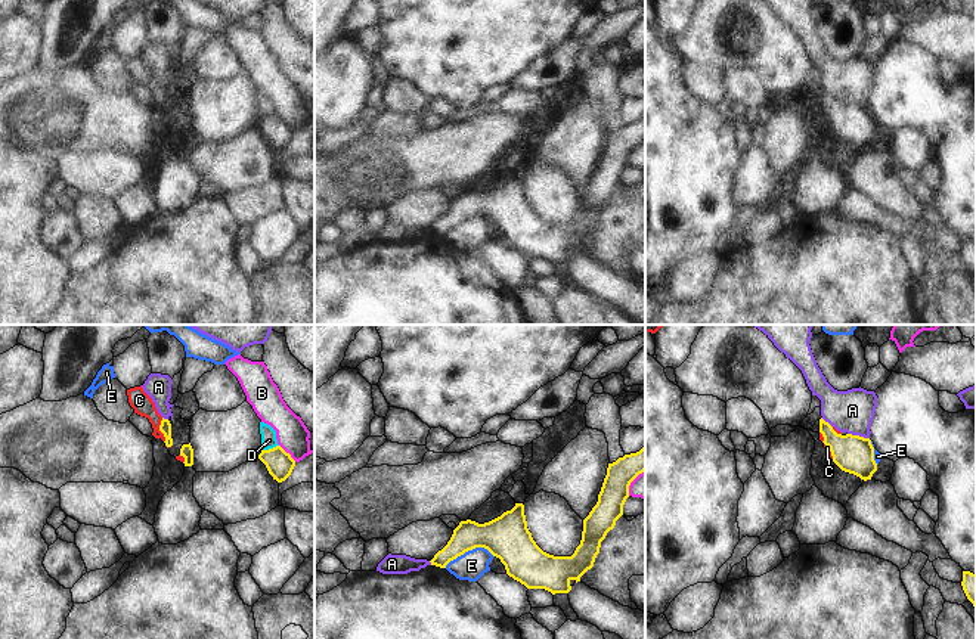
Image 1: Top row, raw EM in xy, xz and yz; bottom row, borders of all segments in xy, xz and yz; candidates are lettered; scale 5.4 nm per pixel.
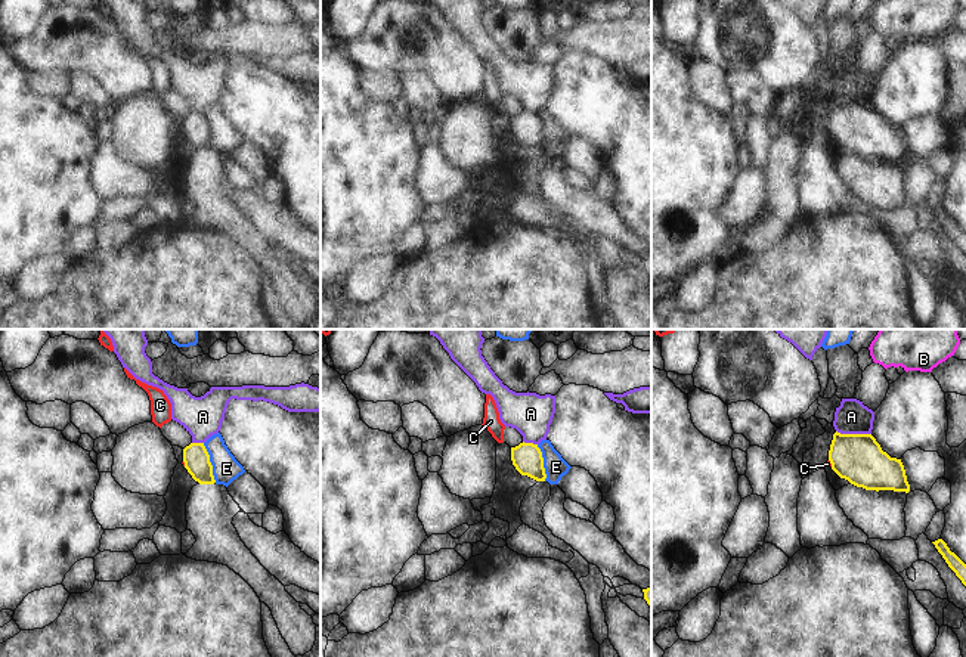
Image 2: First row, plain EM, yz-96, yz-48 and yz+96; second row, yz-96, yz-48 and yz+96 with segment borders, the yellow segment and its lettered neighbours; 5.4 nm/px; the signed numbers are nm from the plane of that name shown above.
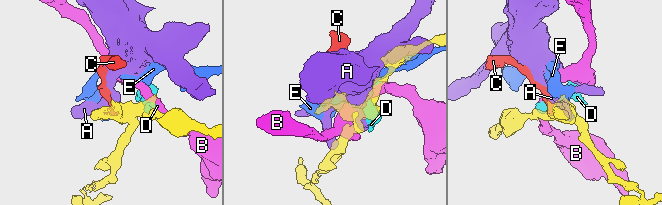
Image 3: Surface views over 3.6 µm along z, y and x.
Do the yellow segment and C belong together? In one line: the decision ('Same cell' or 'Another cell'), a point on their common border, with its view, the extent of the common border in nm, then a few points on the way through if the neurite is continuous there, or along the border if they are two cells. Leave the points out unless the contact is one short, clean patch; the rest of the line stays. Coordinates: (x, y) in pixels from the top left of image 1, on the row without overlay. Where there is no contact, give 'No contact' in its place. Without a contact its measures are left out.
Same cell. Touches yellow at xy (160, 99). Shared border 140 nm. Path across: xy (166, 96), (160, 99), (157, 89), (139, 70).

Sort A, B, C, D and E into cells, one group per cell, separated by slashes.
A / B / C / D / E

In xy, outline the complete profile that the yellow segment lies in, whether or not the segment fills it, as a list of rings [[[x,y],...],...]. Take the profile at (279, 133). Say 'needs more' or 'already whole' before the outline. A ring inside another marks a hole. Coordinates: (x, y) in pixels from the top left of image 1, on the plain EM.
already whole; [[[281,115],[269,120],[261,118],[258,128],[266,134],[269,143],[278,152],[285,151],[295,136],[295,130]]]

